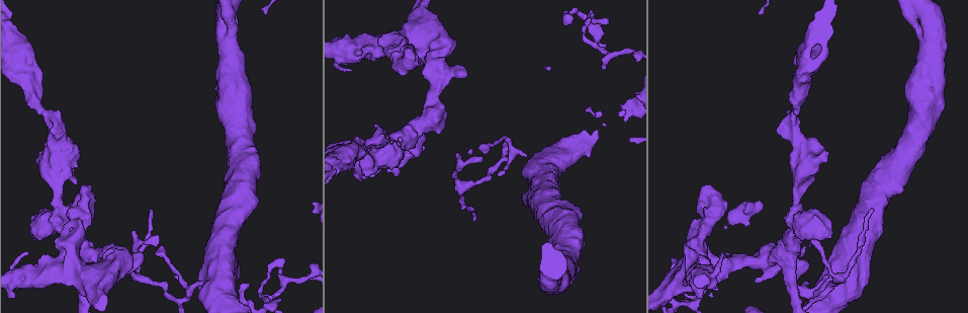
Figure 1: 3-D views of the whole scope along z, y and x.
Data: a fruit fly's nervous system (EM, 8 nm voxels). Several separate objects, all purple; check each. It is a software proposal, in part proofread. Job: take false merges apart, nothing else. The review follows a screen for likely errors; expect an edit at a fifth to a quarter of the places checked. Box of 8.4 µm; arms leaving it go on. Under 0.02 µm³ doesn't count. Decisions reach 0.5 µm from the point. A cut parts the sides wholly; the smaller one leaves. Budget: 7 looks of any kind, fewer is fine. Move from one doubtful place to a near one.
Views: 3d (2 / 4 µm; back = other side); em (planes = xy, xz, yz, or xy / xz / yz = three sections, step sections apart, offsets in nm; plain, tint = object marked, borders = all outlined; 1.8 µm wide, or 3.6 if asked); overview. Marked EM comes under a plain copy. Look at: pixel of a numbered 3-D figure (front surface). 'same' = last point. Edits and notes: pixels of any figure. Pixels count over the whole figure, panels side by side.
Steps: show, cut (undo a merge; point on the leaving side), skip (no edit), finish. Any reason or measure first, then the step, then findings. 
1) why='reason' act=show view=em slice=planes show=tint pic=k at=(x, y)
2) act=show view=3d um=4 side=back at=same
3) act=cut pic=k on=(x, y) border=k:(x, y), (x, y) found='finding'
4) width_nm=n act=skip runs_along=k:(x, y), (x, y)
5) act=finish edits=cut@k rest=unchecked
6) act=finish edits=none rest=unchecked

why='two arms at a narrow angle' act=show view=3d um=4 pic=1 at=(82, 270)

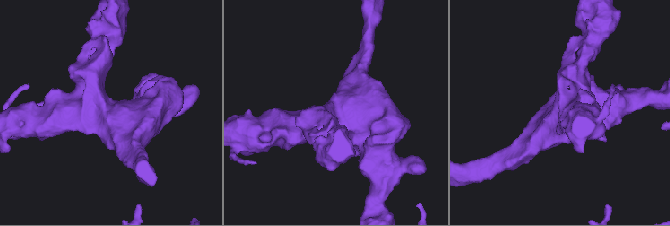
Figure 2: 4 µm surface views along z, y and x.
why='shape alone is not enough' act=show view=em um=3.6 slice=planes show=tint pic=2 at=(333, 114)

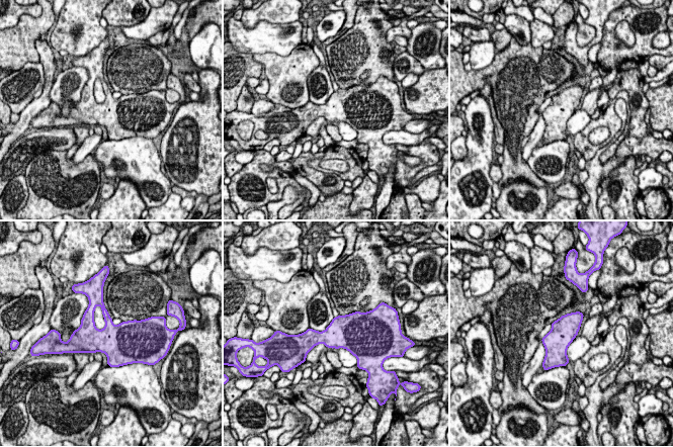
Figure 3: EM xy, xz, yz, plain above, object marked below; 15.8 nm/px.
act=skip found='continuous, no second neuron'

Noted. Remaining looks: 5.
why='two arms in line, one across' act=show view=em slice=planes show=tint pic=1 at=(791, 264)

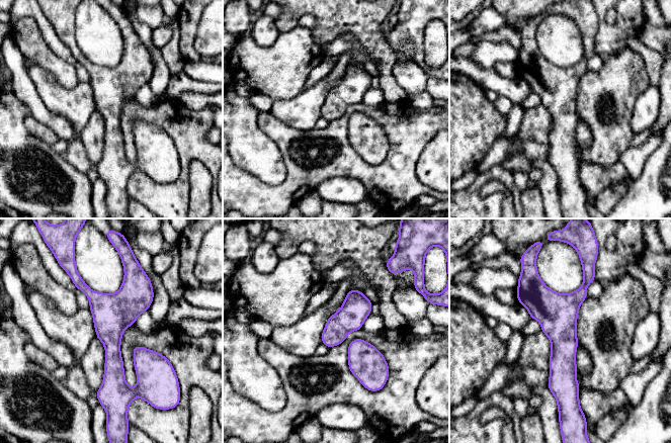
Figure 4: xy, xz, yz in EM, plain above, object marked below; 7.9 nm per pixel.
width_nm=220 act=skip runs_along=4:(128, 274), (104, 392) found='all the same neuron'

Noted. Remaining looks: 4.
why='sudden change in width' act=show view=em slice=xz step=4 show=tint pic=1 at=(799, 180)

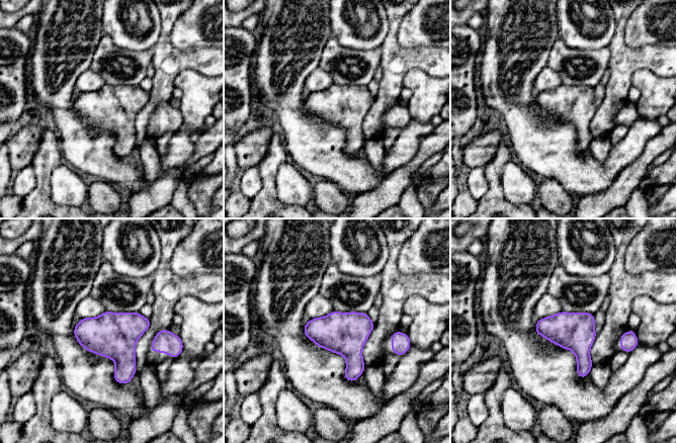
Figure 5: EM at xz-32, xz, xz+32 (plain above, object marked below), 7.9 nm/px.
why='another direction' act=show view=em slice=planes show=tint at=same

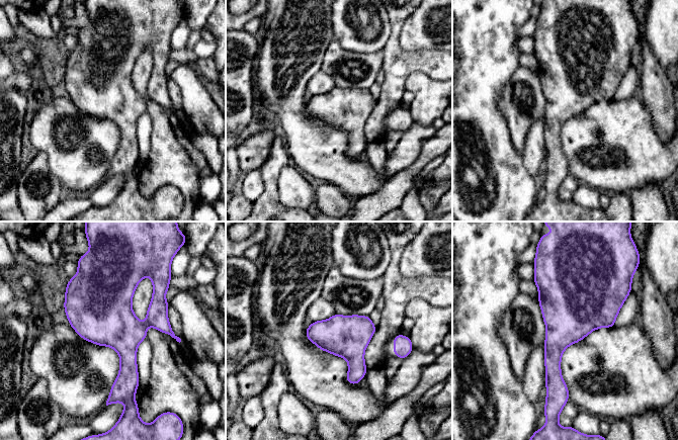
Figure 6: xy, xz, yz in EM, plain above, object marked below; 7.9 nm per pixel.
act=skip found='one neuron here'

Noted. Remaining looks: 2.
act=finish edits=none rest=unchecked

